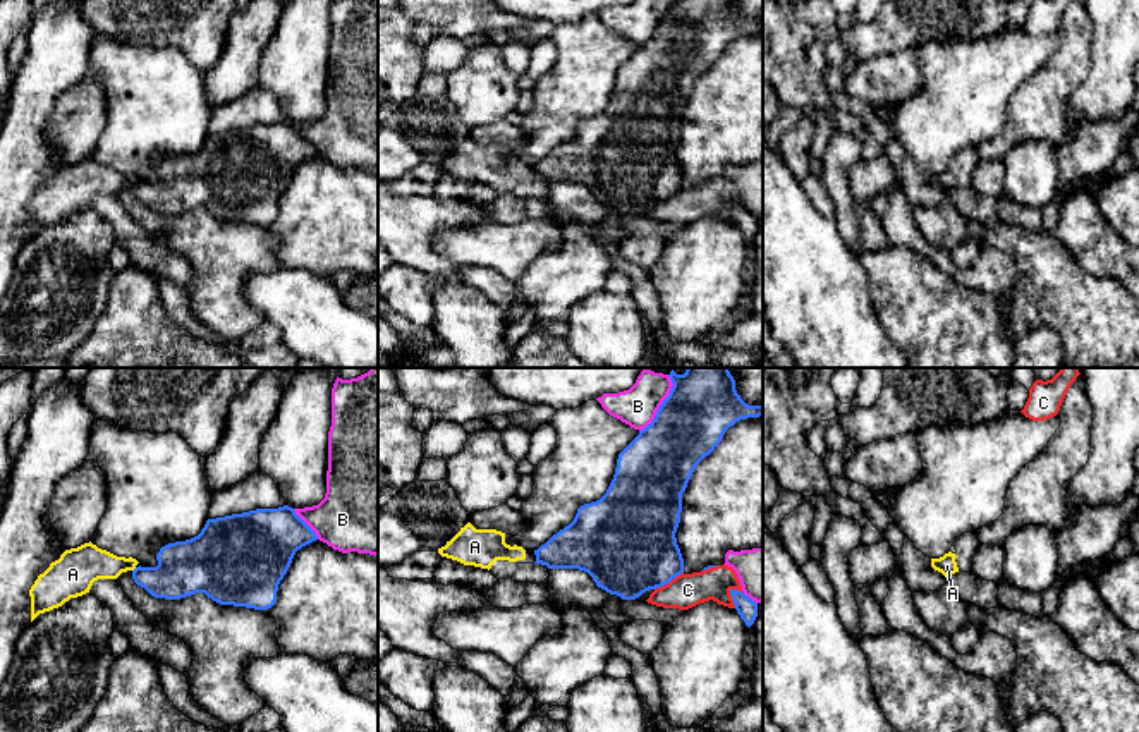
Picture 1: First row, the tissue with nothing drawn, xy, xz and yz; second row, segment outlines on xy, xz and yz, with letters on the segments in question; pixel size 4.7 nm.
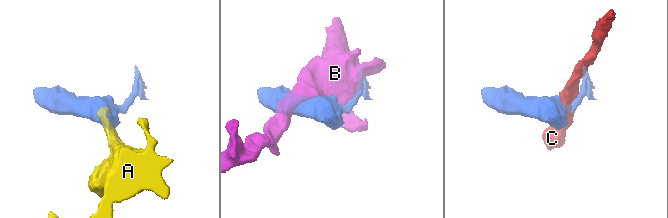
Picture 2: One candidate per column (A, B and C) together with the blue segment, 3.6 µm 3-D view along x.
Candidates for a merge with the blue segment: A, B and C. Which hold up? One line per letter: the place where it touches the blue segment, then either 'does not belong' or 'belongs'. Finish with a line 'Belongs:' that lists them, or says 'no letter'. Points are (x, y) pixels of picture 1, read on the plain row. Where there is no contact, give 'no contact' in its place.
A: xy (134, 184) | does not belong
B: xz (658, 24) | does not belong
C: xz (732, 213) | does not belong
Belongs: no letter

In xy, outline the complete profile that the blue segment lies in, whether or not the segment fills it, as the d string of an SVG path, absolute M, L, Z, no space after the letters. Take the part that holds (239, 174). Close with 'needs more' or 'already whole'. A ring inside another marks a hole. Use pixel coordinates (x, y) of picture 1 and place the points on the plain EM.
M289 120L208 134L198 151L161 162L158 180L136 182L132 194L155 213L180 215L204 208L220 220L268 225L295 167L316 155L316 148Z | already whole

